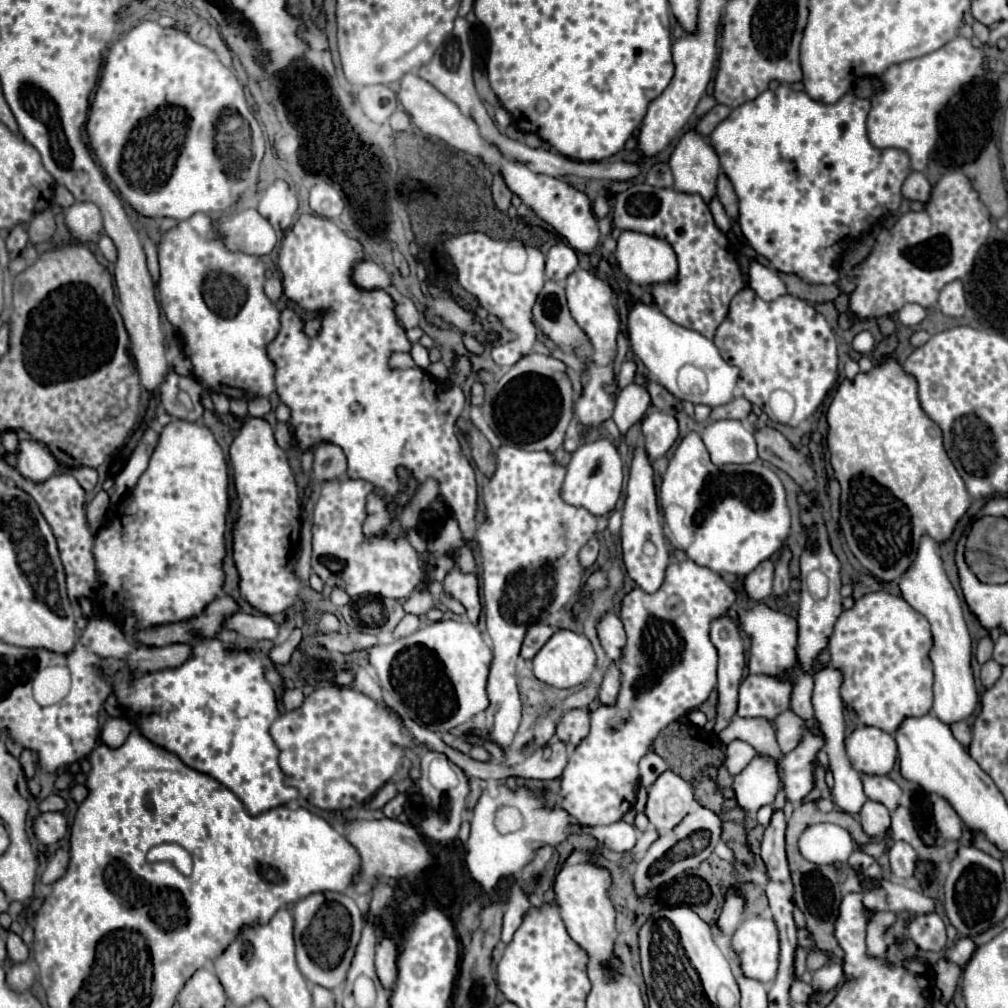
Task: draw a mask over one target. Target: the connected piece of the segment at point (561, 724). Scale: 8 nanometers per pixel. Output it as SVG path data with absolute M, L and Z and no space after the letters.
M586 709L566 711L556 725L556 739L568 745L580 745L580 741L590 733L590 715Z

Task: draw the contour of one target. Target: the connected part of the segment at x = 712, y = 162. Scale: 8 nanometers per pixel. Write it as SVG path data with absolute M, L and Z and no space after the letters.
M696 127L688 129L678 139L668 163L674 175L674 189L684 193L698 193L704 201L714 197L716 177L720 173L718 155L712 143L702 137Z

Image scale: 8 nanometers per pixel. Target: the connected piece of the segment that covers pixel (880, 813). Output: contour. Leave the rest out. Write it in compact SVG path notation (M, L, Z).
M868 799L860 811L860 823L868 835L884 839L886 829L890 827L890 811L882 803Z

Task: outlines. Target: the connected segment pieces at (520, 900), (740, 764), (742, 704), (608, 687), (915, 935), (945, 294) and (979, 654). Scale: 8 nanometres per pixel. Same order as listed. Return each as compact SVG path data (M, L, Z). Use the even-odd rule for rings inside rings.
M518 885L512 887L512 895L510 895L510 903L508 909L504 913L504 927L502 927L502 941L508 945L516 933L516 929L522 925L524 915L528 913L530 903L528 897L522 893L522 889L518 889Z
M734 739L732 743L726 745L726 767L730 771L730 775L734 777L736 773L740 773L758 753L754 751L752 745L748 745L746 741L740 741L740 739Z
M748 675L740 683L740 695L738 695L738 717L764 717L770 723L776 721L776 717L790 709L790 699L792 699L792 689L794 683L792 679L780 679L776 675Z
M610 663L610 667L604 673L604 681L600 685L600 693L598 693L600 703L606 707L614 705L618 699L618 689L620 689L620 671L616 663Z
M936 913L914 915L908 933L922 951L942 951L946 945L946 927Z
M954 281L942 289L940 299L938 299L938 309L948 315L948 317L962 317L966 311L966 299L964 299L964 289L960 281Z
M984 637L980 643L978 643L978 649L976 649L976 661L980 665L984 665L988 659L992 659L992 641L988 637Z

